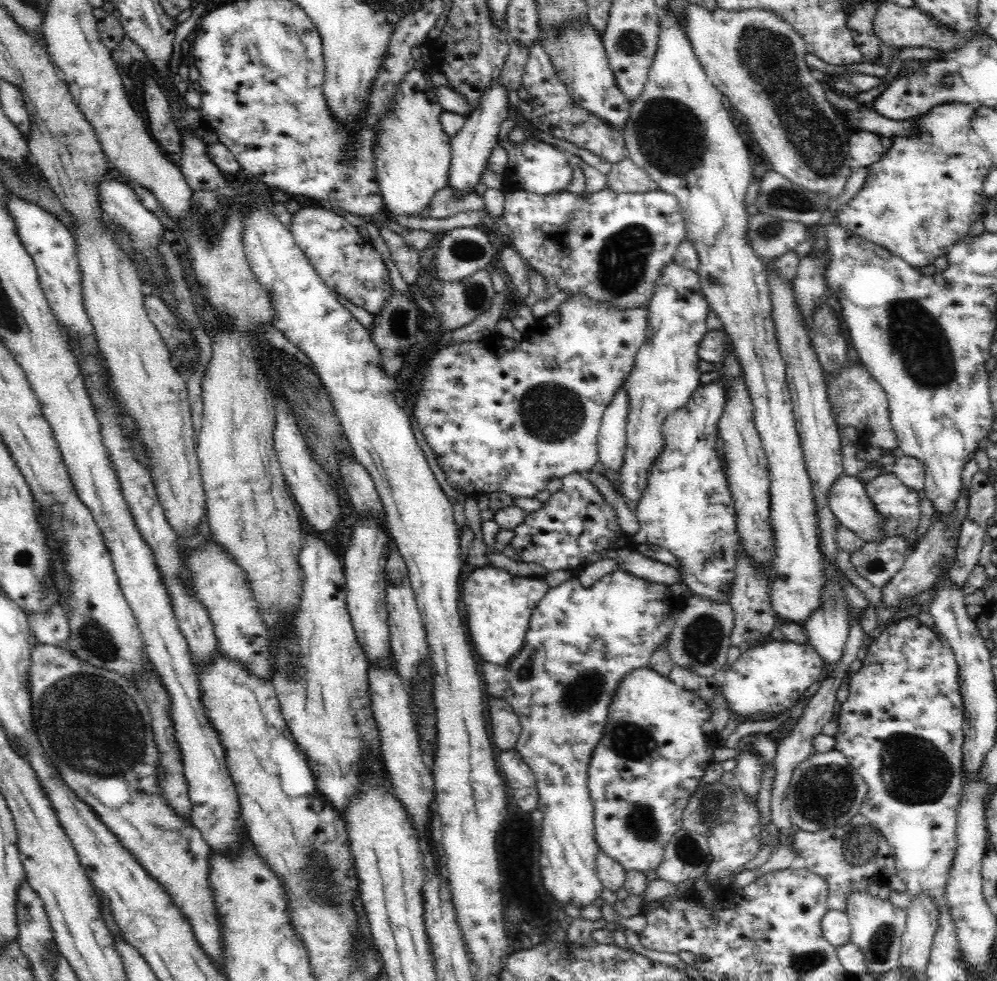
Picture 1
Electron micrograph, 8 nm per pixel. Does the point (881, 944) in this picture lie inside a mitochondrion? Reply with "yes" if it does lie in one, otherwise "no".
yes

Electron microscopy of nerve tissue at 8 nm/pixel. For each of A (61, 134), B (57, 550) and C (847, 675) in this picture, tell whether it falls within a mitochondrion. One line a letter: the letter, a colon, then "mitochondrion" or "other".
A: mitochondrion
B: other
C: other

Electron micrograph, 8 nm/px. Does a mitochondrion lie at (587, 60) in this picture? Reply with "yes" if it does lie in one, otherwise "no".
no

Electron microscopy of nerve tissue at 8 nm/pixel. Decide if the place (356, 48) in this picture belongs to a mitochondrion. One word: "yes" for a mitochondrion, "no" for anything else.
no

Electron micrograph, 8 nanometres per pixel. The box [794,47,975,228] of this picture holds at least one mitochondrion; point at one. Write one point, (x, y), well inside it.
(950, 78)

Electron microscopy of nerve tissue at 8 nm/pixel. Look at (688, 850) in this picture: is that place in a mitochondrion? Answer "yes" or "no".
yes

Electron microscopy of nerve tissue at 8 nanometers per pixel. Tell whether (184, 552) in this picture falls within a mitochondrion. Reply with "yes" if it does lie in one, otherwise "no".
no

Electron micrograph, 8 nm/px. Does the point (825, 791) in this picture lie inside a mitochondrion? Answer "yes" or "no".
yes

